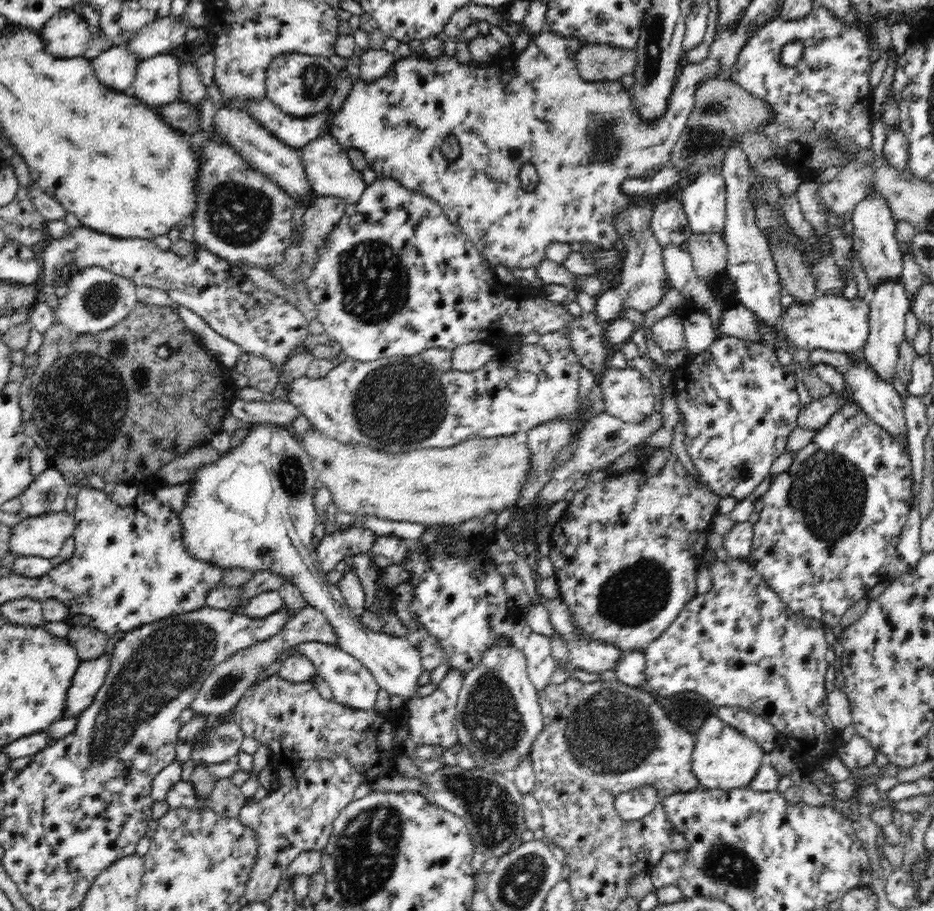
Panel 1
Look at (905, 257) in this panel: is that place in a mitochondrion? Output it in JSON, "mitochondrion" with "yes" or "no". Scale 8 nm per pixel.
{"mitochondrion":"no"}

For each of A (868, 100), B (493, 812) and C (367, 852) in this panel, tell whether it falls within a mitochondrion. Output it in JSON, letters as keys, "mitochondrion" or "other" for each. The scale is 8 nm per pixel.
{"A":"other","B":"mitochondrion","C":"mitochondrion"}

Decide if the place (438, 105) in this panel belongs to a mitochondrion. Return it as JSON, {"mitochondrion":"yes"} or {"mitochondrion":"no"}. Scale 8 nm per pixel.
{"mitochondrion":"no"}

